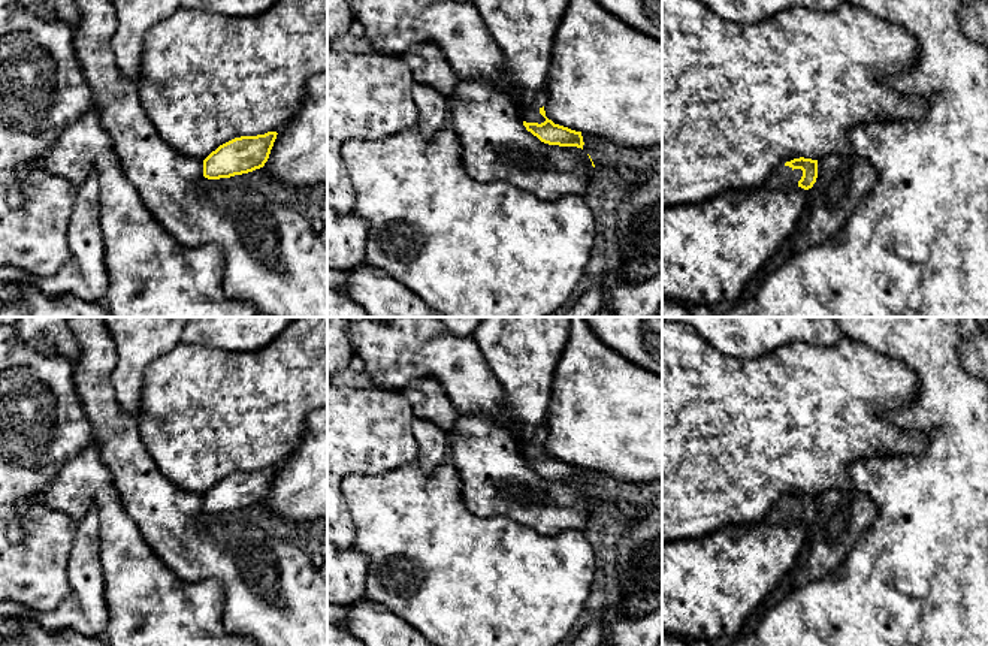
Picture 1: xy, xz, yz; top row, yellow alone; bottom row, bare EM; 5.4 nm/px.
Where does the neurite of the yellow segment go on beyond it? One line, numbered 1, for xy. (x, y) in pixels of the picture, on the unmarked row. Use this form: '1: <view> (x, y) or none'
1: none

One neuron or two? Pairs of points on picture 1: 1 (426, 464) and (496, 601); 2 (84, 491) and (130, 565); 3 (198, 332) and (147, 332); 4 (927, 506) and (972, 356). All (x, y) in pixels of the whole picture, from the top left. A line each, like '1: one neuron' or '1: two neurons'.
1: two neurons
2: one neuron
3: two neurons
4: two neurons

